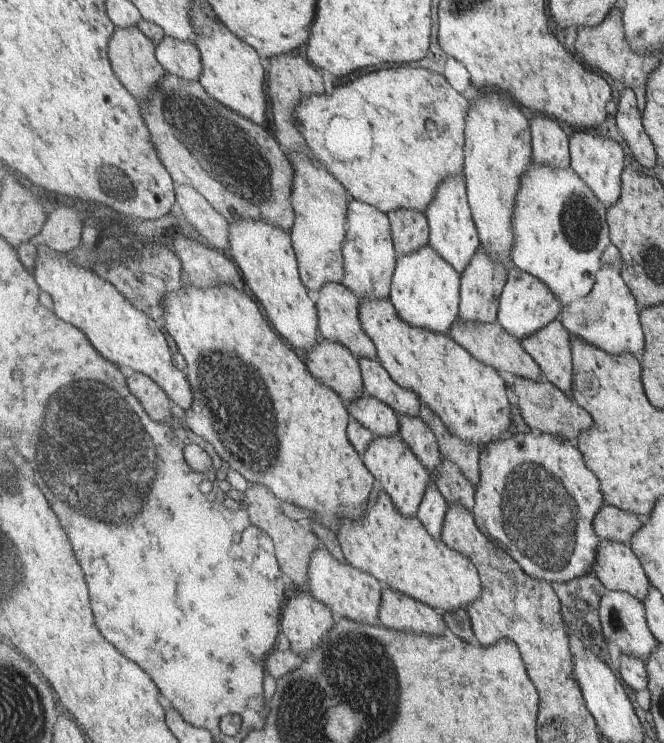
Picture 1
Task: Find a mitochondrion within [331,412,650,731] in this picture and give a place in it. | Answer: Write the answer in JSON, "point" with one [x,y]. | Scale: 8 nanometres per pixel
{"point":[538,510]}

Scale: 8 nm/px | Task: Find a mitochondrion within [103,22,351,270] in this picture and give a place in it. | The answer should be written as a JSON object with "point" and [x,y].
{"point":[237,156]}

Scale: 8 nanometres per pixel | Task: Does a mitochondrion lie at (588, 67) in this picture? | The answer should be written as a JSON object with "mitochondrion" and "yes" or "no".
{"mitochondrion":"no"}

